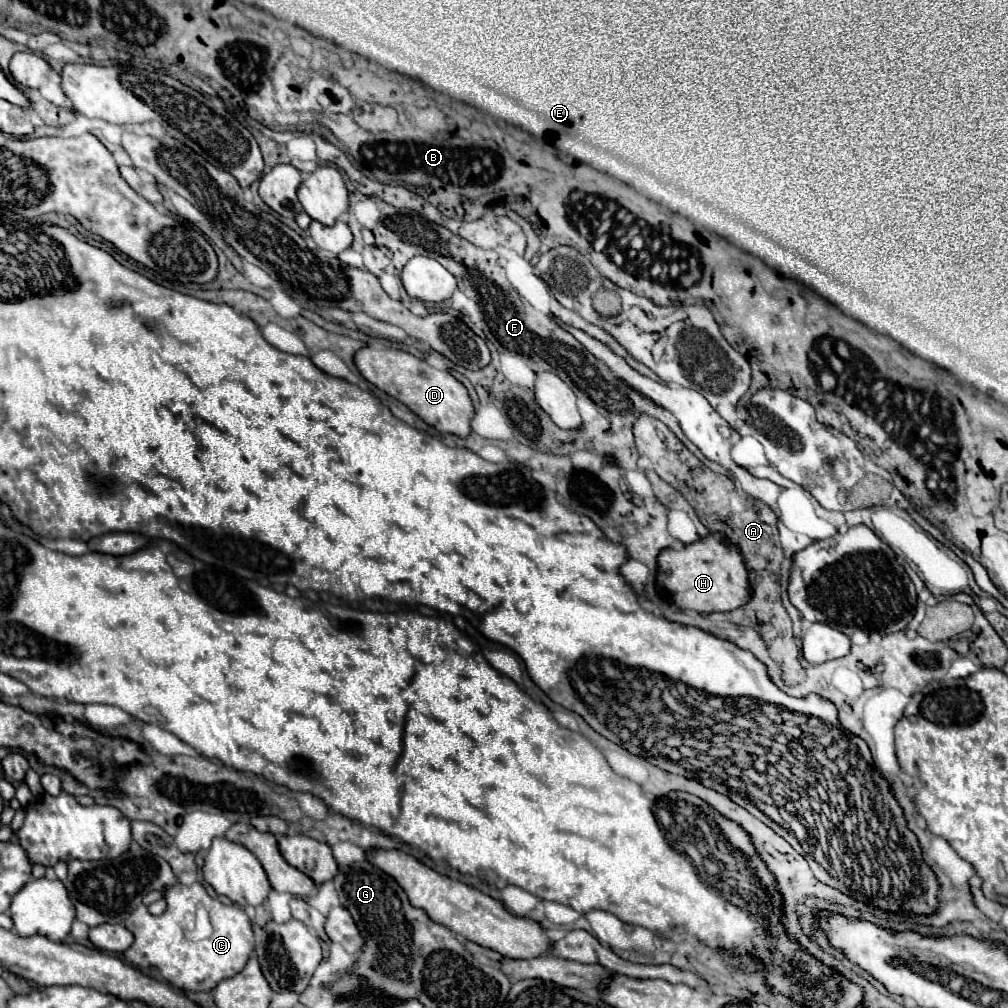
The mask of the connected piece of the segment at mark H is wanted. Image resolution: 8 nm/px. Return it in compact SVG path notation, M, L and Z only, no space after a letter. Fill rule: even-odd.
M711 533L697 543L683 545L679 551L663 549L659 555L659 573L663 573L671 601L679 609L695 609L699 613L733 611L743 607L751 597L749 573L741 551L719 533Z

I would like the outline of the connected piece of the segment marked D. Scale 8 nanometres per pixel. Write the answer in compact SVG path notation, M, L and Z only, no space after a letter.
M369 345L361 347L355 353L355 365L367 381L371 381L397 401L405 403L413 413L417 413L425 423L433 425L437 431L453 433L459 437L467 437L471 433L473 403L467 395L467 389L451 373L429 367L423 359L407 351L377 349Z

